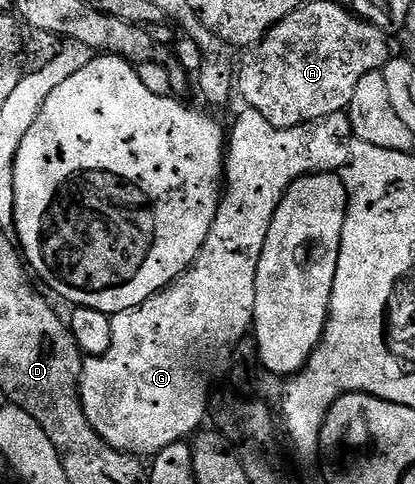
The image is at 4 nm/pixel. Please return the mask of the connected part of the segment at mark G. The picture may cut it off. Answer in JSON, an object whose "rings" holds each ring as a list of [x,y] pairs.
{"rings":[[[250,108],[243,109],[241,115],[233,122],[233,130],[227,134],[227,149],[225,152],[225,172],[223,175],[223,193],[221,203],[217,205],[215,212],[215,224],[211,224],[211,232],[207,232],[207,240],[203,240],[203,248],[197,253],[196,260],[189,265],[185,273],[178,276],[165,290],[159,291],[151,296],[143,304],[139,304],[133,310],[124,310],[112,315],[111,324],[111,348],[107,348],[105,354],[89,356],[81,363],[81,407],[95,432],[111,448],[121,450],[125,454],[134,456],[152,456],[157,454],[167,444],[184,442],[190,436],[196,435],[202,429],[201,421],[209,410],[209,385],[212,384],[212,374],[217,374],[230,365],[233,357],[233,347],[239,344],[241,338],[250,333],[253,324],[253,313],[255,312],[255,272],[259,272],[259,260],[263,256],[263,244],[267,244],[267,231],[271,229],[271,220],[275,216],[275,208],[283,200],[285,190],[296,178],[304,174],[327,174],[330,172],[344,171],[345,165],[349,163],[349,143],[353,138],[353,129],[349,123],[348,113],[329,115],[319,119],[317,122],[299,124],[297,127],[279,128],[270,121]]]}

